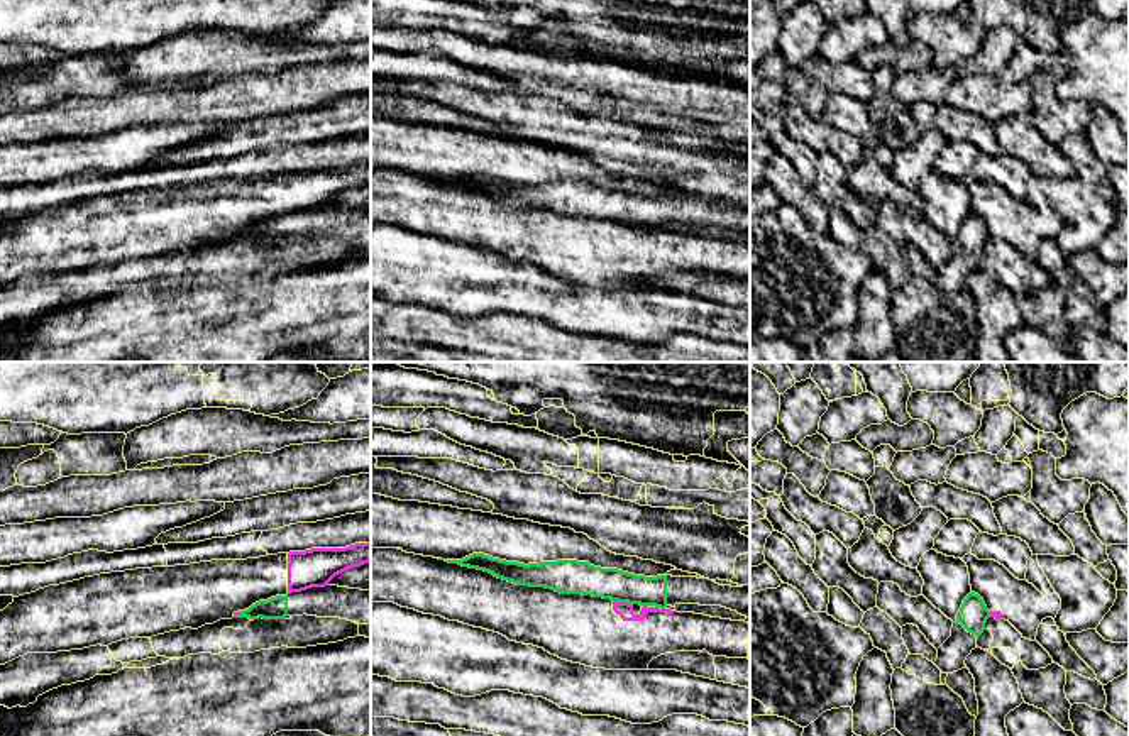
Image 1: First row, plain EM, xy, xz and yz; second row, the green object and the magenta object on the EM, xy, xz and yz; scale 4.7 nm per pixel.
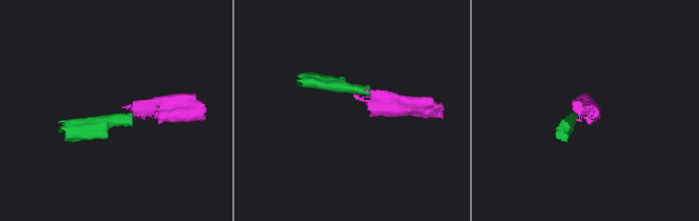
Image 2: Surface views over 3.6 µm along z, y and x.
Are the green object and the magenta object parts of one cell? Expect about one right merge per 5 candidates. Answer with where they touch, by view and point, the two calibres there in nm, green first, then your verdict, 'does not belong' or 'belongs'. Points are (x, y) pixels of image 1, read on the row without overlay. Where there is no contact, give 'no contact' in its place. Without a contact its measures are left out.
meets green in xz at (623, 222); 160 nm thick on the green side, 70 nm on the other; does not belong

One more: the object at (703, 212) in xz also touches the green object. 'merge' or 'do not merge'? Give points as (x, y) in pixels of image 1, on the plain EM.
merge

